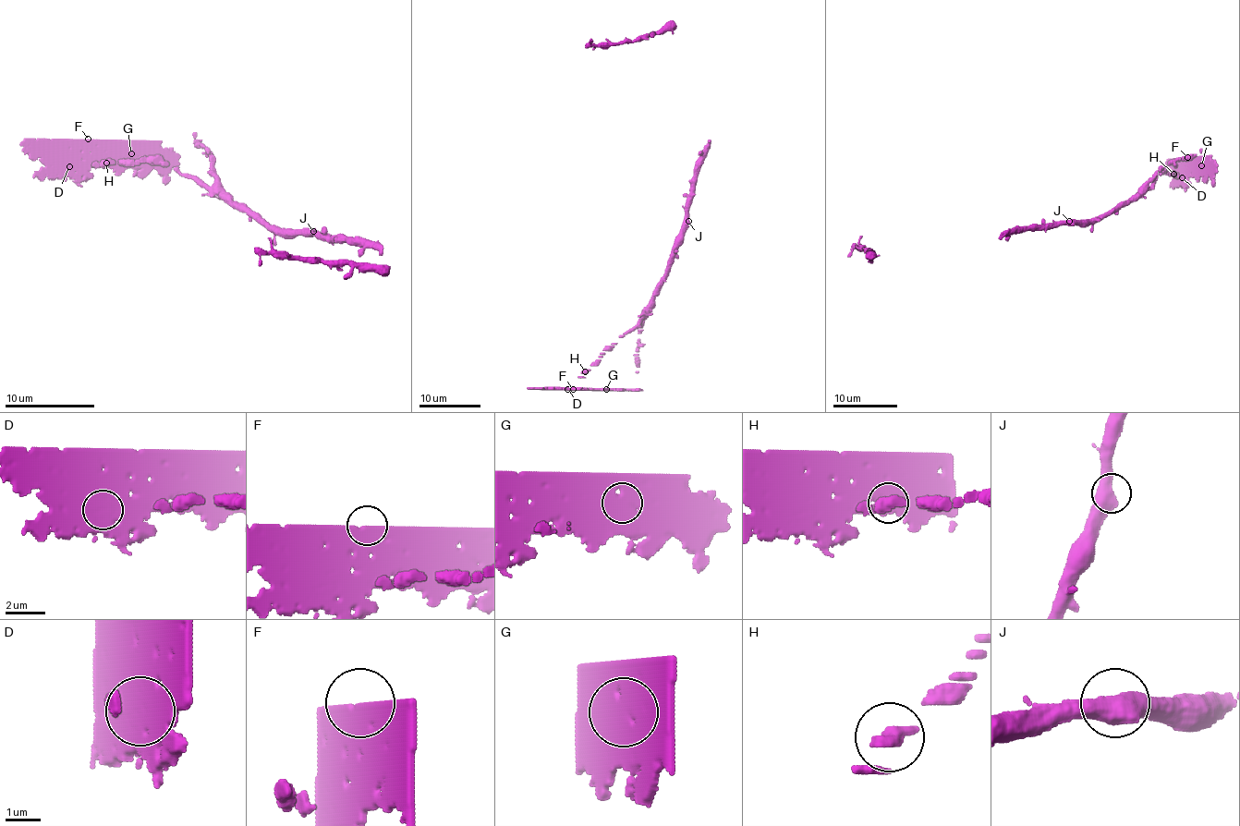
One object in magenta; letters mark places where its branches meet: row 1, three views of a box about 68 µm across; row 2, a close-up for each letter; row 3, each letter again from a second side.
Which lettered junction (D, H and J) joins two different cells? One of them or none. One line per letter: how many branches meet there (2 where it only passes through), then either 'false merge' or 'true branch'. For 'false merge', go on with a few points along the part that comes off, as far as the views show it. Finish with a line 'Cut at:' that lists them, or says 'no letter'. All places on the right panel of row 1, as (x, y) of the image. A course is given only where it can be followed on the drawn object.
D: 1 branches meet; false merge; foreign part runs (1182, 176), (1214, 174), (1217, 165)
H: 1 branches meet; true branch
J: 2 branches meet; true branch
Cut at: D

